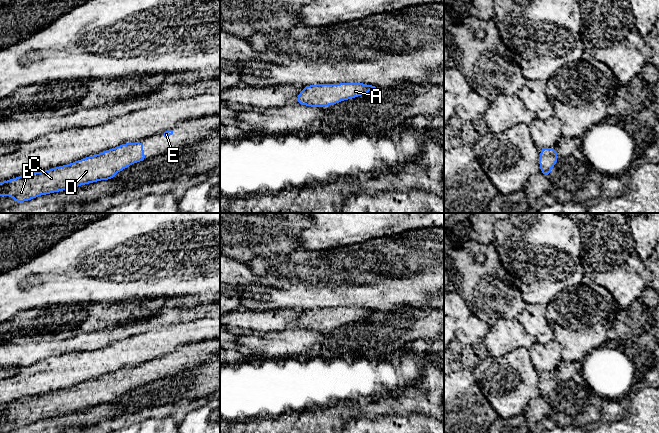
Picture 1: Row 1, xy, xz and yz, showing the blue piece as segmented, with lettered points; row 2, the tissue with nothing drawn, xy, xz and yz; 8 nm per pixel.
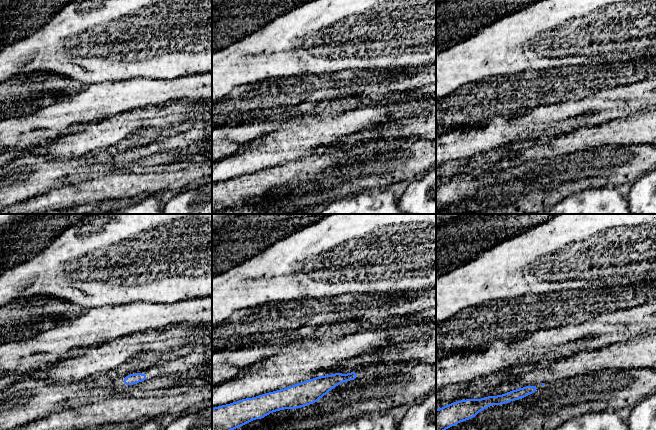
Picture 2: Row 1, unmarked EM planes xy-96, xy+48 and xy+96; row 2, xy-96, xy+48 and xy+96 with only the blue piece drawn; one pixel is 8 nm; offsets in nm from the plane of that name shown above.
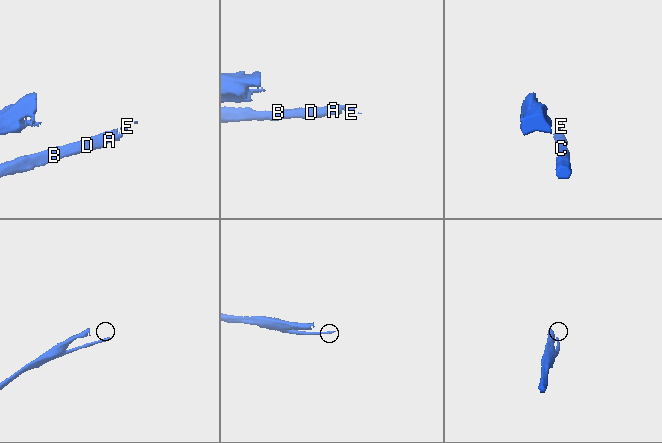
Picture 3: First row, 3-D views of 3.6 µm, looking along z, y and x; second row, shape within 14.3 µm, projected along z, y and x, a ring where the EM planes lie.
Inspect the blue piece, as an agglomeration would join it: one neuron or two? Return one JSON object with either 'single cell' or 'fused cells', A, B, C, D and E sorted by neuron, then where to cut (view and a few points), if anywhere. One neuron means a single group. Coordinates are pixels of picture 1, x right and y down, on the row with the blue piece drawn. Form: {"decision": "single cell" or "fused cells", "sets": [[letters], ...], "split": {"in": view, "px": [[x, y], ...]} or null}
{"decision": "fused cells", "sets": [["A", "E"], ["B", "C", "D"]], "split": {"in": "xy", "px": [[111, 149], [111, 158], [119, 162], [120, 170]]}}

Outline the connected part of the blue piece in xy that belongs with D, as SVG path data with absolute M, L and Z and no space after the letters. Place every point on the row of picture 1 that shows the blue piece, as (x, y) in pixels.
M112 149L102 151L97 155L88 156L67 165L58 166L41 172L32 172L13 179L0 182L0 197L7 195L15 200L15 203L26 202L41 195L60 192L78 186L94 183L102 180L111 180L120 171L120 162L112 160Z

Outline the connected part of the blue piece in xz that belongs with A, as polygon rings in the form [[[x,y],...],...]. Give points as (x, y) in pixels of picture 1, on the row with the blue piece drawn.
[[[339,83],[338,85],[343,87],[343,97],[345,100],[366,95],[372,89],[376,88],[365,83]]]

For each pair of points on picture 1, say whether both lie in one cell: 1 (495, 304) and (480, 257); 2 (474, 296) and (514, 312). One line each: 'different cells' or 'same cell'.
1: same cell
2: same cell

